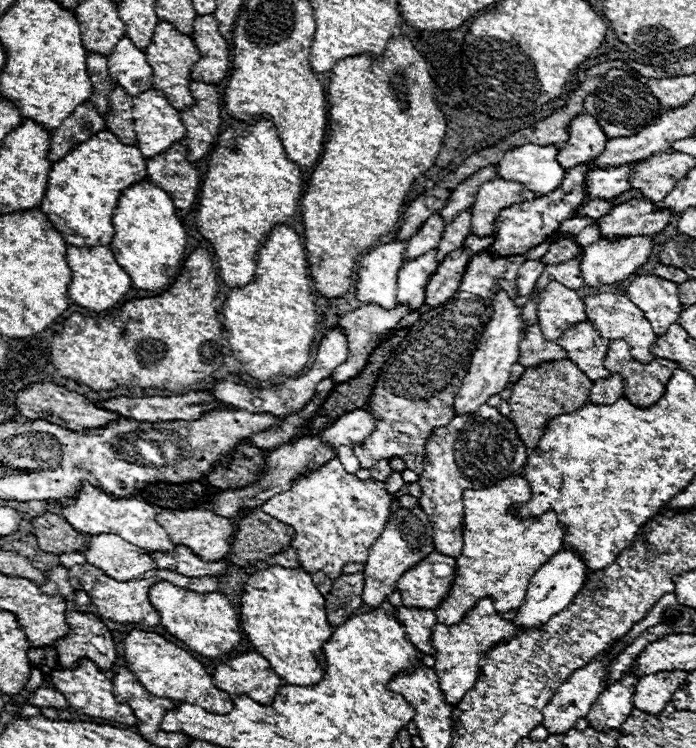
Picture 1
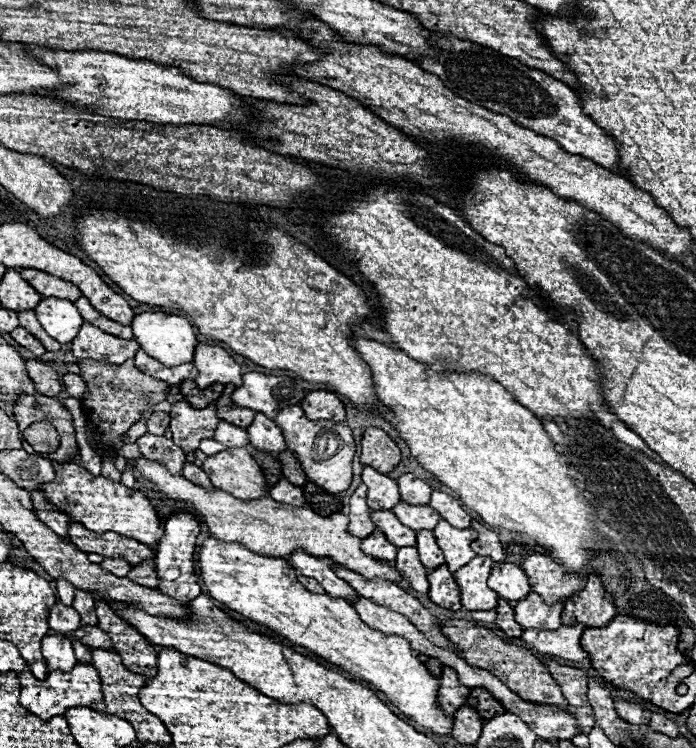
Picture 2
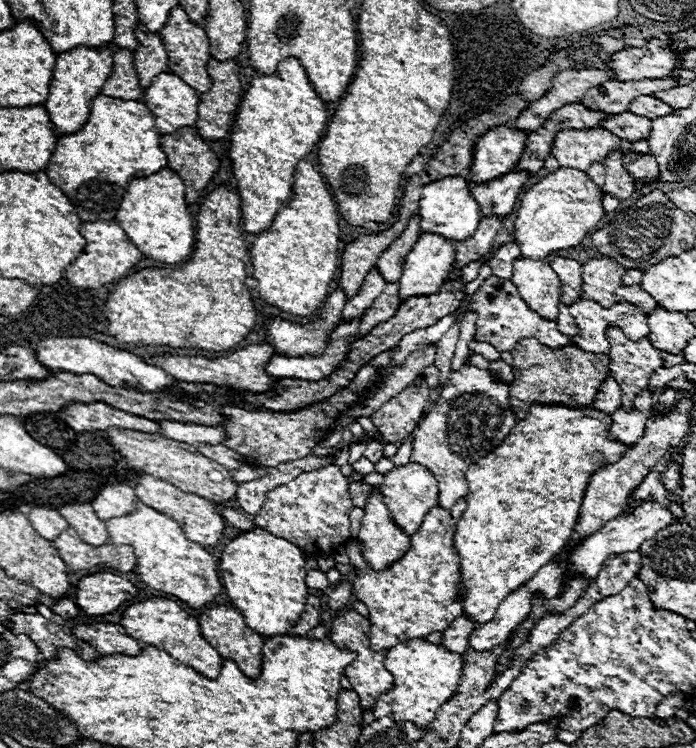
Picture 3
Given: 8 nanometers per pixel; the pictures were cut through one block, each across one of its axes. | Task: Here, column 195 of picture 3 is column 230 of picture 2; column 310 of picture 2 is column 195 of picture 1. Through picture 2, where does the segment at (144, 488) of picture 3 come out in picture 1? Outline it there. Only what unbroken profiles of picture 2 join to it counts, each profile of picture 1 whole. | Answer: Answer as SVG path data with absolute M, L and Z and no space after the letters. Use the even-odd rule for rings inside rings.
M164 508L158 512L156 520L158 524L162 524L162 528L166 528L174 544L188 546L196 556L200 556L206 562L216 562L216 560L222 560L226 554L230 554L234 526L228 518L216 516L210 510L168 510Z

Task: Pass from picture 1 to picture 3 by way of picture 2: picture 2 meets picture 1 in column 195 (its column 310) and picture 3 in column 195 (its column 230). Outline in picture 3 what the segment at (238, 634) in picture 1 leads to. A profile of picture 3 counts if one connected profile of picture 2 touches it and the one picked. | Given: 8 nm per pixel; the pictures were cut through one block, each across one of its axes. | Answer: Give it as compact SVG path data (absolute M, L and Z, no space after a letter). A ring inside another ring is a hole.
M138 502L136 512L108 520L106 528L112 544L116 546L128 544L134 548L136 572L140 580L144 580L150 588L172 594L194 610L210 604L222 592L224 586L216 574L216 564L212 554L208 554L200 544L188 540L172 518L156 512L144 502Z

